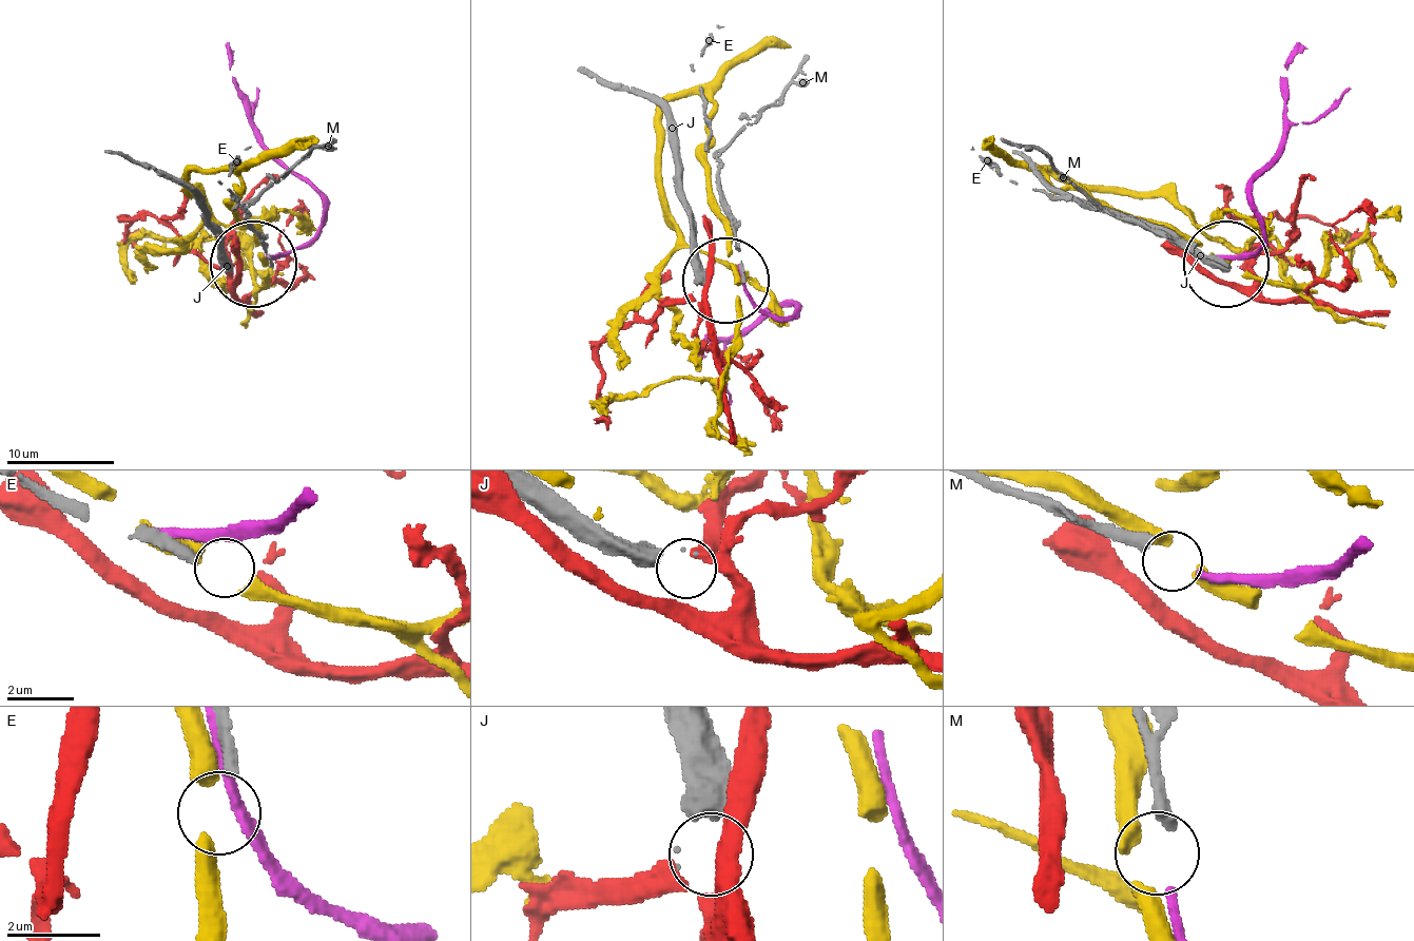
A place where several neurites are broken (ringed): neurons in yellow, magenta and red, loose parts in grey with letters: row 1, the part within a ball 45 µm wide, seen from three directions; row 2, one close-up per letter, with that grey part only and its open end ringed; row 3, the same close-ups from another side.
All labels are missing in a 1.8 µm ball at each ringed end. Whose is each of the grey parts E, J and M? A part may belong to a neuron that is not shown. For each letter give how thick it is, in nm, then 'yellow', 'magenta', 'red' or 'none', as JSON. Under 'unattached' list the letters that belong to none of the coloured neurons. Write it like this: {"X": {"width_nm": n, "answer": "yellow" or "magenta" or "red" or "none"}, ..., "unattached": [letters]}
{"E": {"width_nm": 300, "answer": "none"}, "J": {"width_nm": 30, "answer": "red"}, "M": {"width_nm": 360, "answer": "magenta"}, "unattached": ["E"]}

